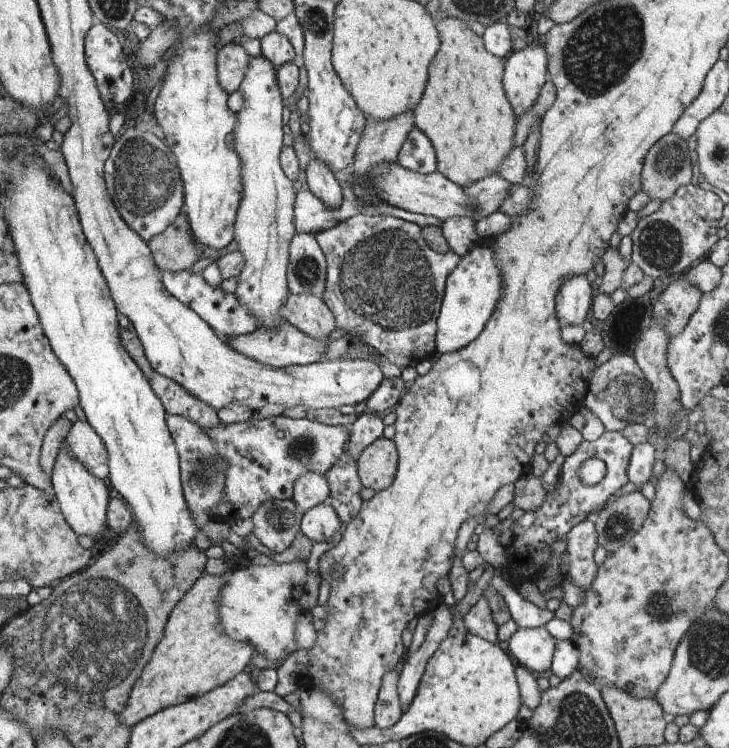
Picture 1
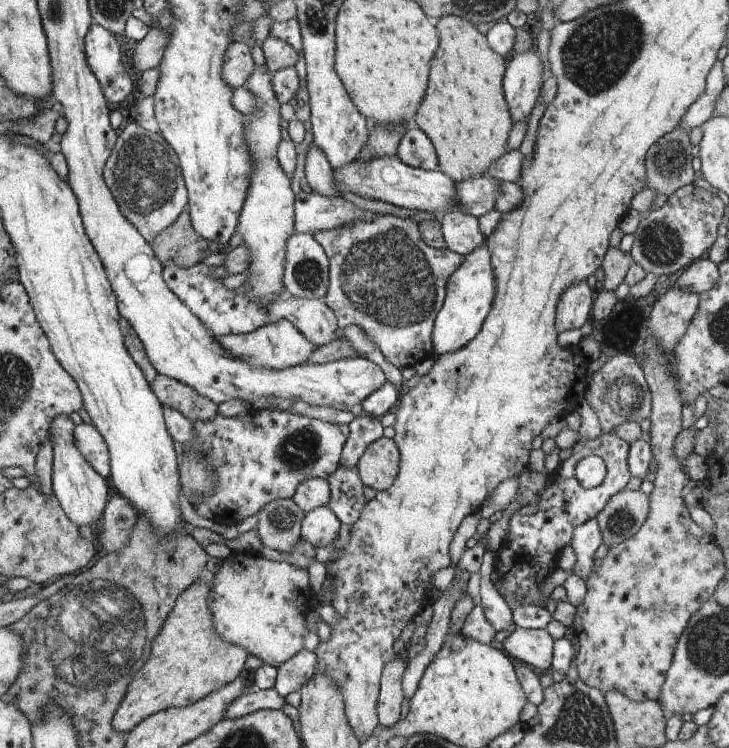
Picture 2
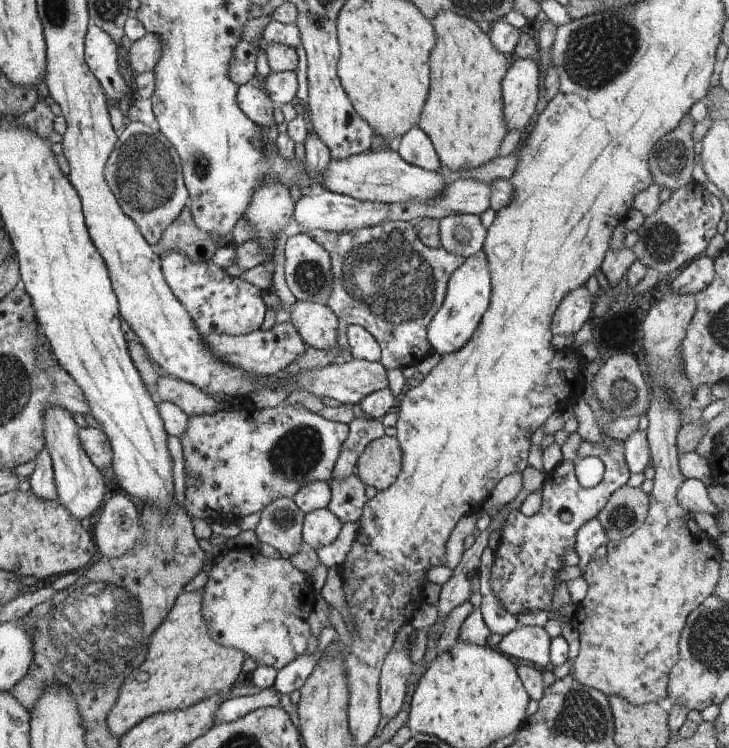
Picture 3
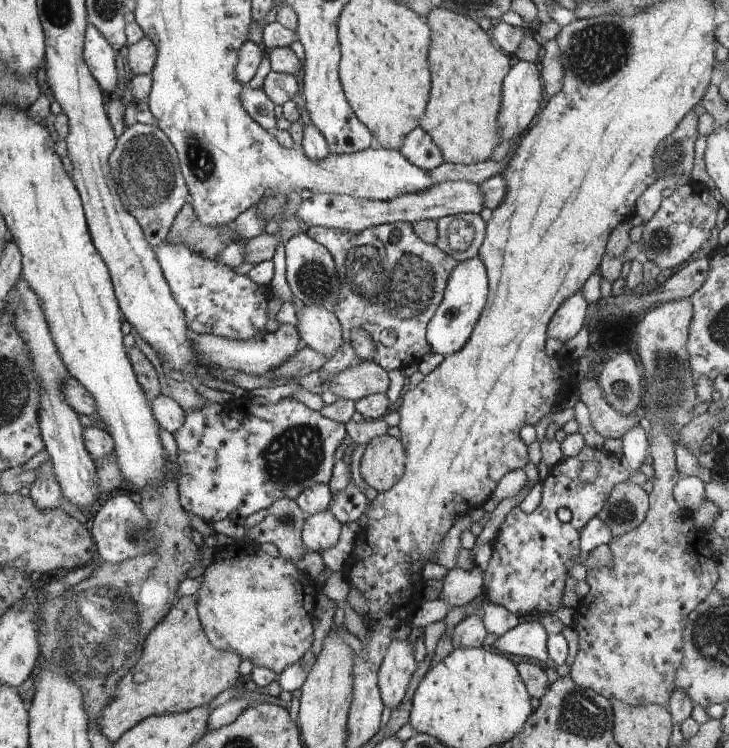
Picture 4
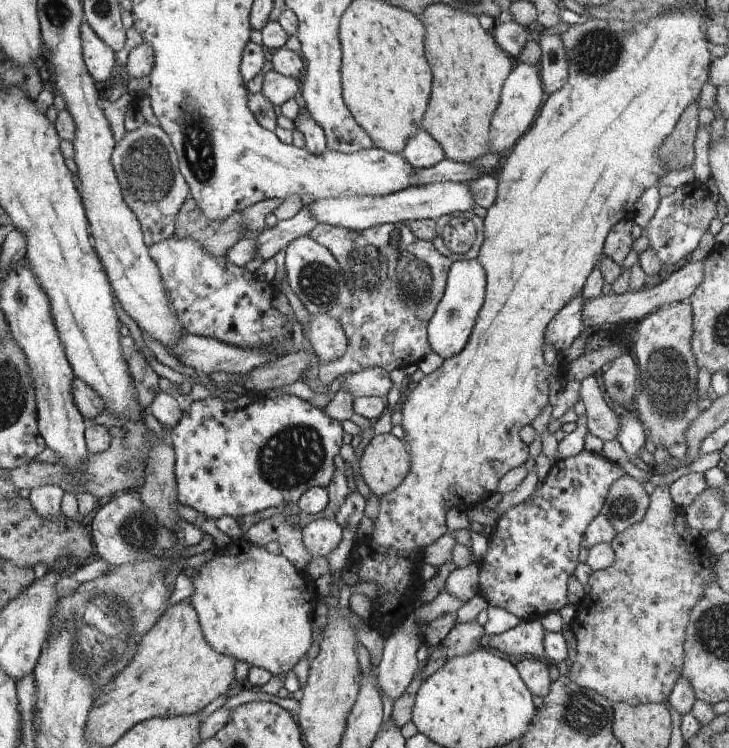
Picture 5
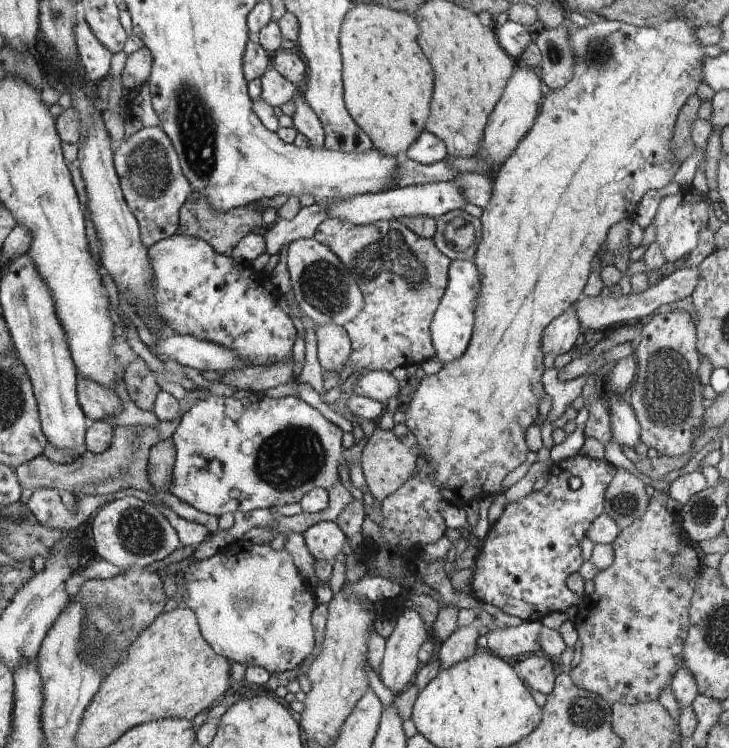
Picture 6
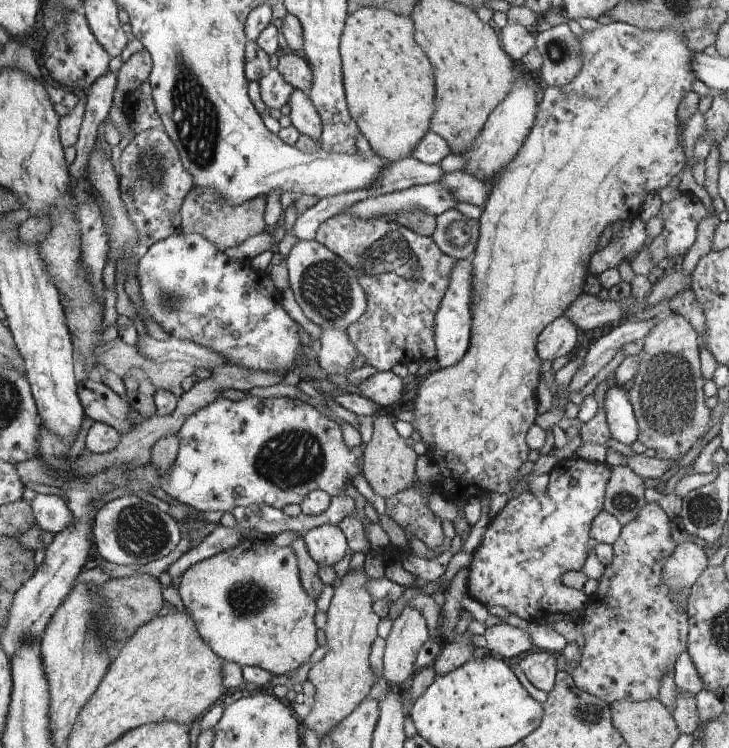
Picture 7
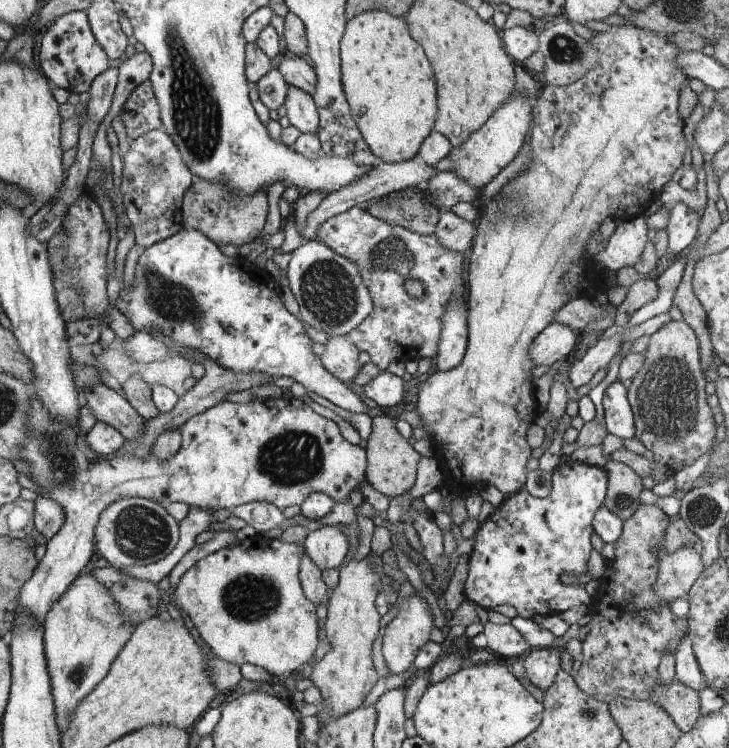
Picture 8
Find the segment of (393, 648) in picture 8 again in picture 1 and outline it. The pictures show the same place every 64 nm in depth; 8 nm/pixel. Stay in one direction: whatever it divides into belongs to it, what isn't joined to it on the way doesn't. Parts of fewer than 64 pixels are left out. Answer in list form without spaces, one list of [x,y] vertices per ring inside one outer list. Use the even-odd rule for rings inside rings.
[[[398,670],[388,671],[382,680],[379,702],[376,703],[377,726],[381,729],[389,729],[403,716],[402,702],[398,700]]]

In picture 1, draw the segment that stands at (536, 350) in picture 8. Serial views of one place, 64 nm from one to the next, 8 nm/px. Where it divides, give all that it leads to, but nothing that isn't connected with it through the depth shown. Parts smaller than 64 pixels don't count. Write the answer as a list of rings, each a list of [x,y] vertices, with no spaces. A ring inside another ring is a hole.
[[[578,275],[567,280],[556,298],[560,328],[570,325],[582,326],[594,296],[595,287],[586,276]]]

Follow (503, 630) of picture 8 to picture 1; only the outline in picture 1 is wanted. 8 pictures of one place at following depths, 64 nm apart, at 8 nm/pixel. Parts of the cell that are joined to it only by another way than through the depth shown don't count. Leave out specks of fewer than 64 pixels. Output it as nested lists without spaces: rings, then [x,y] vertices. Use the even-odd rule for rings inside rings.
[[[545,626],[534,628],[518,627],[518,630],[510,637],[510,640],[507,640],[505,646],[508,647],[510,654],[522,666],[528,667],[533,673],[546,672],[546,670],[551,669],[556,641]]]

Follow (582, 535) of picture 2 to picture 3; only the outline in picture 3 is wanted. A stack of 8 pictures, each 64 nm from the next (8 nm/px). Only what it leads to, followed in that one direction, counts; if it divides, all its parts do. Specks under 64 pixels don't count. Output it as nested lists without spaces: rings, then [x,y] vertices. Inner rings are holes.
[[[594,517],[576,533],[576,552],[580,558],[579,567],[582,572],[587,564],[595,557],[595,552],[602,544],[608,544],[609,538],[604,525]]]

